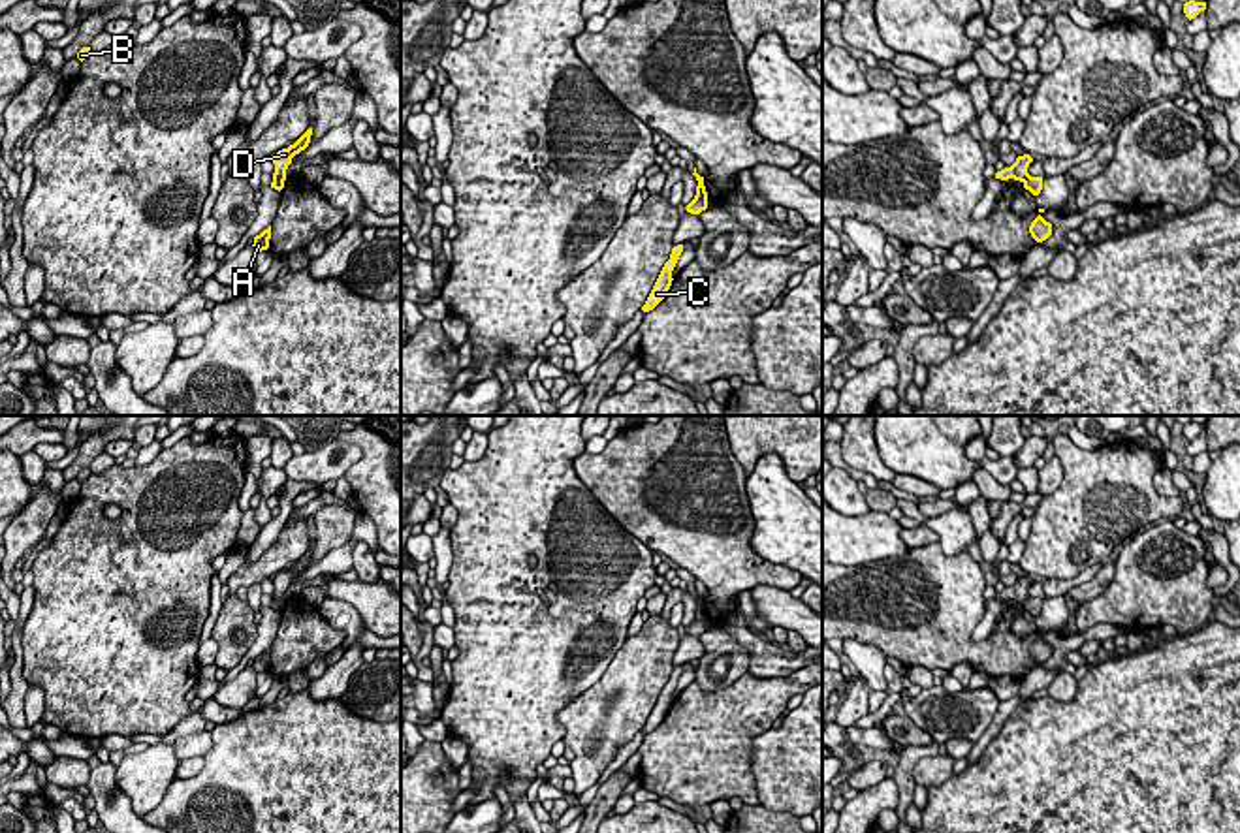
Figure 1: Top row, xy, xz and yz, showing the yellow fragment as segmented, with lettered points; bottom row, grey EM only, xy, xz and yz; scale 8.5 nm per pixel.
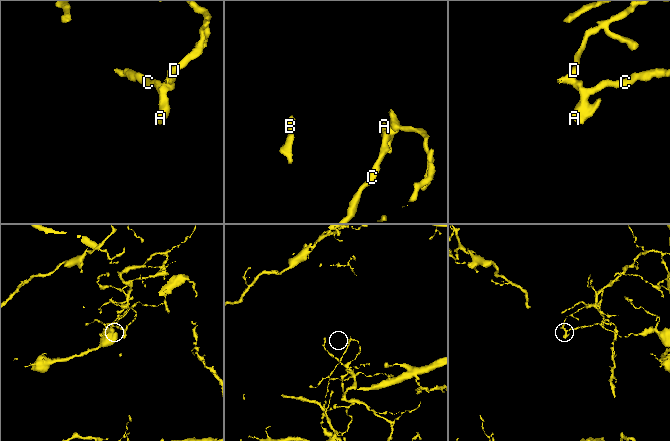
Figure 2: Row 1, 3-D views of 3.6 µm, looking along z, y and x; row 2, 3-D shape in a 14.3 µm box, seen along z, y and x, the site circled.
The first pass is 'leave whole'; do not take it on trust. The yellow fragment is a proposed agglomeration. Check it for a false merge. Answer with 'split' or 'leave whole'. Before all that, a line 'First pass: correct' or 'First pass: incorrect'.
First pass: incorrect
split

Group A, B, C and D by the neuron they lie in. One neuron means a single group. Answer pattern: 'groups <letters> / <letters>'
groups A C / B D

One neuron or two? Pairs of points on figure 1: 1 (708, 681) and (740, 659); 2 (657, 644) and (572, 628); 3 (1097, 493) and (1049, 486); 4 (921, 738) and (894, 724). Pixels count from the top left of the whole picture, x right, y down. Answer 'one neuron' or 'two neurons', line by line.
1: one neuron
2: two neurons
3: two neurons
4: one neuron

